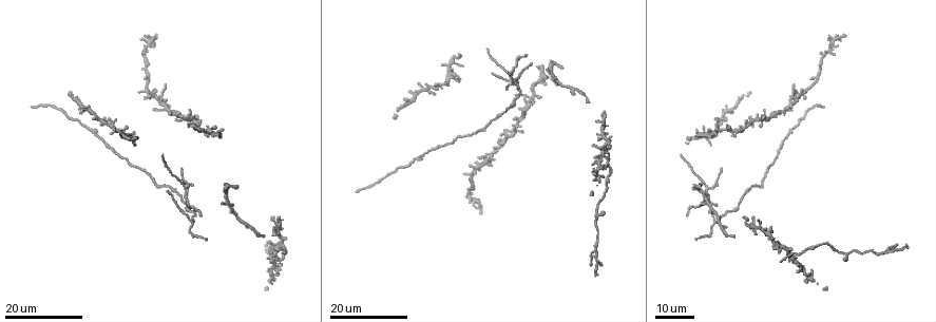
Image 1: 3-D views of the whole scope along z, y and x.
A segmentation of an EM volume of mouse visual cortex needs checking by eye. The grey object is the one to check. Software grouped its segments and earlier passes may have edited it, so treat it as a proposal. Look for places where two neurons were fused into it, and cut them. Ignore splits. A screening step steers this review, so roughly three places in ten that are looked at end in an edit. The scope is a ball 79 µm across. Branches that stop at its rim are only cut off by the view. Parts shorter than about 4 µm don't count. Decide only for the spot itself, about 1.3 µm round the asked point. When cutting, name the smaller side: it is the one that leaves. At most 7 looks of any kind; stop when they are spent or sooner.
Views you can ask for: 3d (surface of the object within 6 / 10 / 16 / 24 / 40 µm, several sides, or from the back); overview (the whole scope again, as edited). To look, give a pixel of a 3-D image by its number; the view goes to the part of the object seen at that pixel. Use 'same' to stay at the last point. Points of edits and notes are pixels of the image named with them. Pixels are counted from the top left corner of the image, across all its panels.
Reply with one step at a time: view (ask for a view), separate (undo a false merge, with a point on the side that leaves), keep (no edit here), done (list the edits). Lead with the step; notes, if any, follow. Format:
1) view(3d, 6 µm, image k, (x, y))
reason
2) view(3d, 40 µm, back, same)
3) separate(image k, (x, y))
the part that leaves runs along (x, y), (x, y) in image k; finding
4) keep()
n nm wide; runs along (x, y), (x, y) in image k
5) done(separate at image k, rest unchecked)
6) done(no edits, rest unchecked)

view(3d, 16 µm, image 1, (170, 188))
sudden change in width

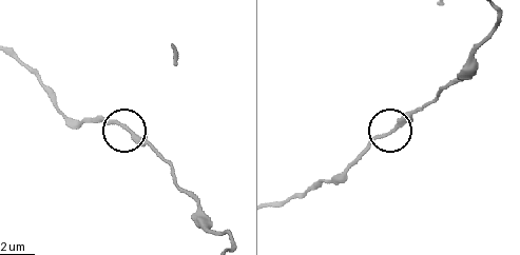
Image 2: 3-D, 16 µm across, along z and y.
view(3d, 6 µm, image 2, (393, 132))
zoom in

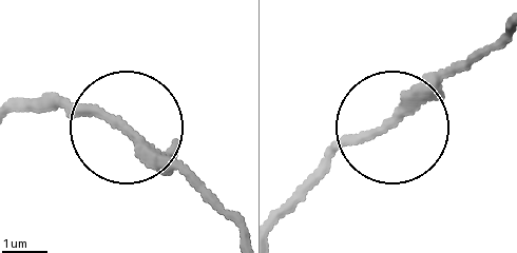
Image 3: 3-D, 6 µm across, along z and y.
keep()
runs along (285, 208), (342, 151), (409, 117), (474, 53) in image 3; continuous, no second neuron

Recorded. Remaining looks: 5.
view(3d, 16 µm, image 1, (192, 221))
branch point

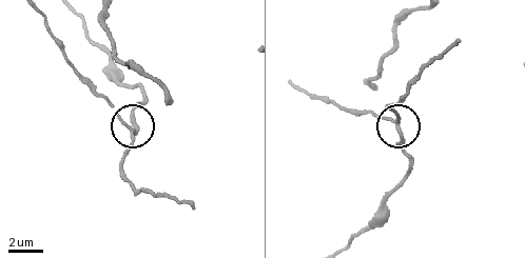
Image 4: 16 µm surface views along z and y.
view(3d, 10 µm, image 4, (129, 134))

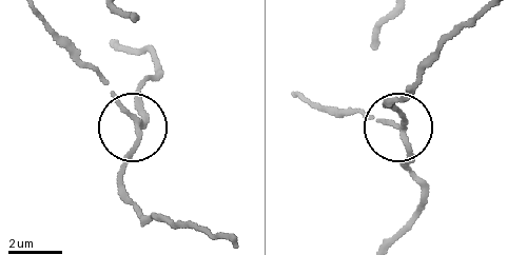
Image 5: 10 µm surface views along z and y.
separate(image 5, (111, 94))
170 nm wide; two neurons meet here

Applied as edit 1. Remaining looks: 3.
view(overview)

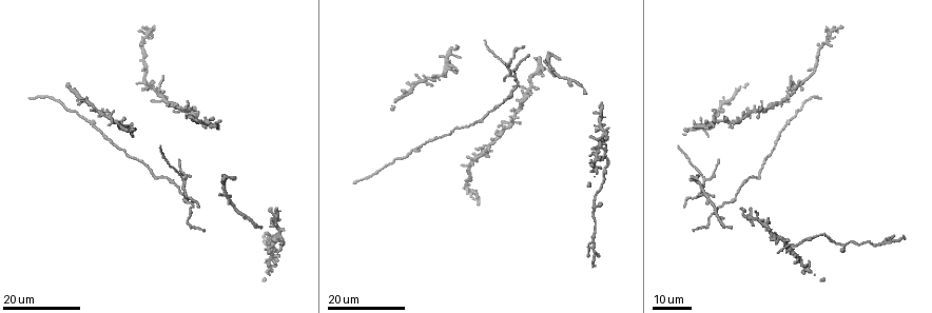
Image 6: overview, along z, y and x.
view(3d, 24 µm, image 6, (726, 123))
four or more arms meet

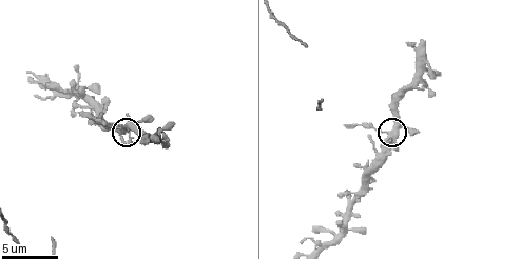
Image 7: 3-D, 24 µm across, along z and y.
view(3d, 6 µm, image 7, (387, 135))
closer look

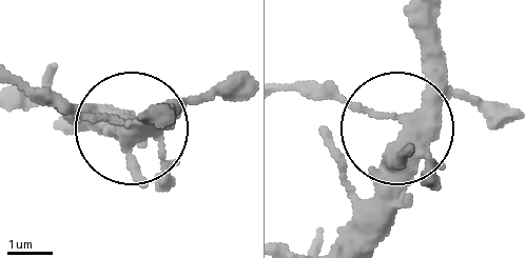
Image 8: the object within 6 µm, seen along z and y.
keep()
300 nm wide; runs along (170, 114), (124, 125), (26, 95) in image 8; continuous, no second neuron

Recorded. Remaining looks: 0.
done(separate at image 5, rest unchecked)

